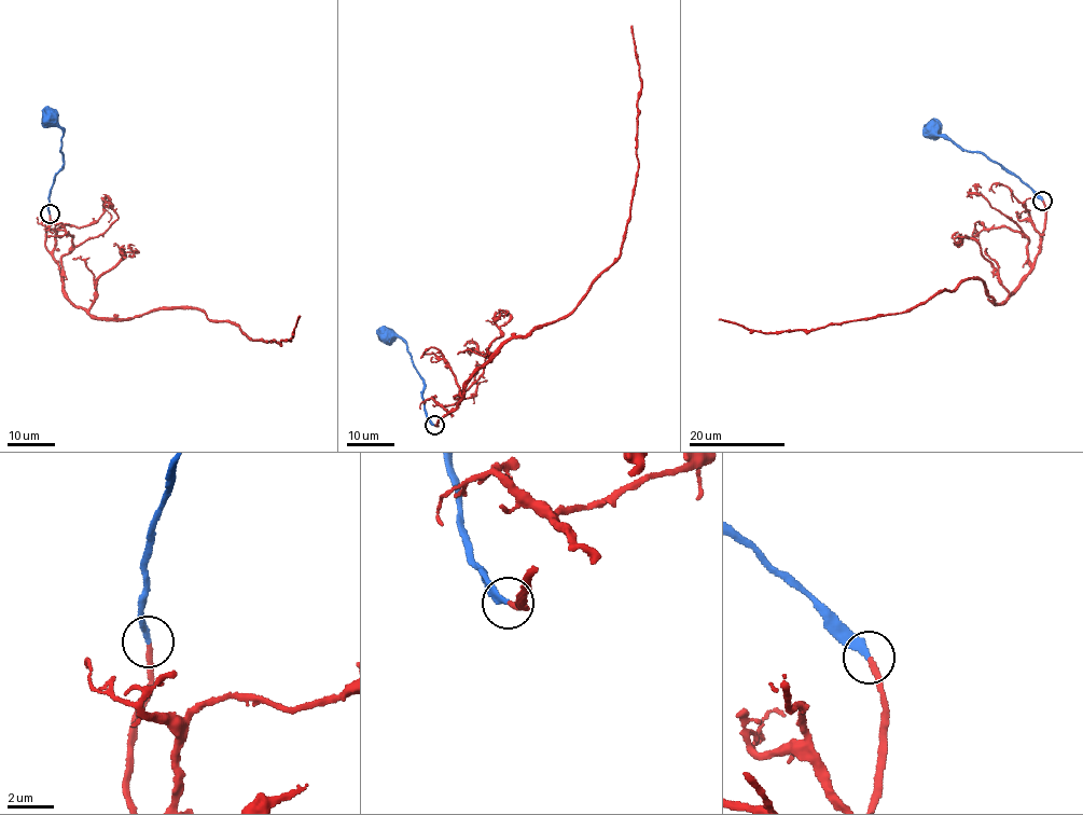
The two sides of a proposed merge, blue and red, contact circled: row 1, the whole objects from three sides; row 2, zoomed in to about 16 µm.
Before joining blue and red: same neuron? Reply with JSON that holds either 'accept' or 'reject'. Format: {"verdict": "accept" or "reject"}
{"verdict": "accept"}

